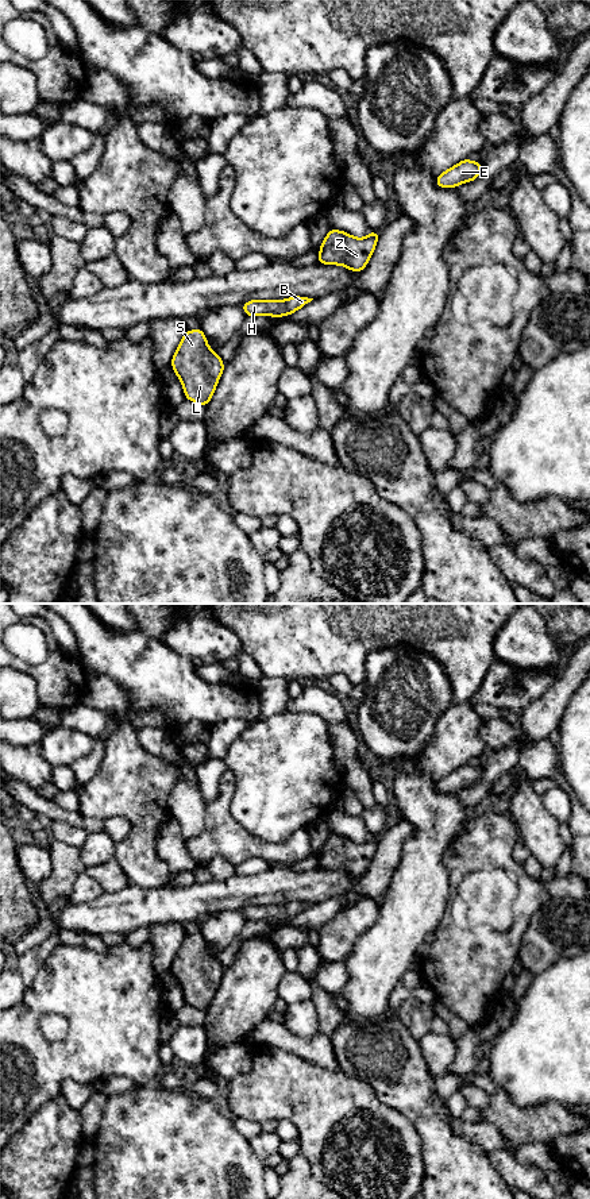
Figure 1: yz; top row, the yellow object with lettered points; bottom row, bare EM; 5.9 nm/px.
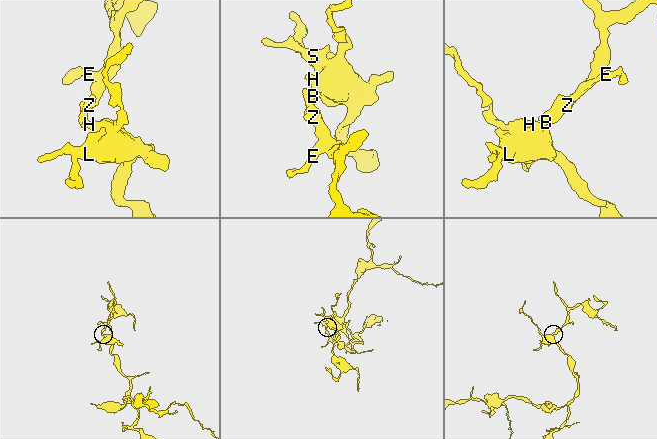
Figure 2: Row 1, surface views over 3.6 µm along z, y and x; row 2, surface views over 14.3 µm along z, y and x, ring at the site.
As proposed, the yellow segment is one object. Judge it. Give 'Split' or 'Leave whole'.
Leave whole

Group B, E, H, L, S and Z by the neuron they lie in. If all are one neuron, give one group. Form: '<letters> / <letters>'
B E H L S Z

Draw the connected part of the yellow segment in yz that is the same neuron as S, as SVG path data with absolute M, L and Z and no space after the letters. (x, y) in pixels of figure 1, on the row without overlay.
M201 933L186 936L170 971L182 988L186 1005L207 1011L225 972L208 951Z

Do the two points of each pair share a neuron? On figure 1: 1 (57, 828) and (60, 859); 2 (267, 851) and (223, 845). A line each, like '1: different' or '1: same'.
1: different
2: same

